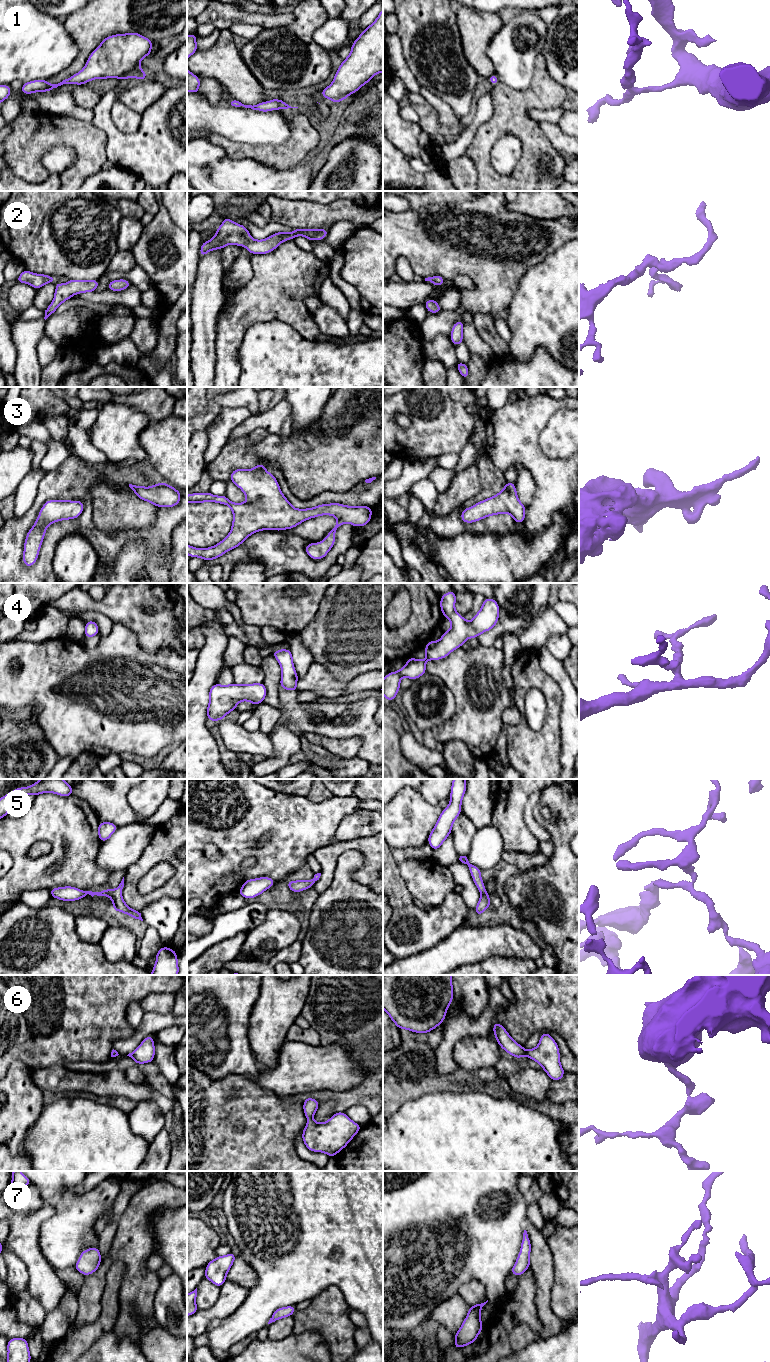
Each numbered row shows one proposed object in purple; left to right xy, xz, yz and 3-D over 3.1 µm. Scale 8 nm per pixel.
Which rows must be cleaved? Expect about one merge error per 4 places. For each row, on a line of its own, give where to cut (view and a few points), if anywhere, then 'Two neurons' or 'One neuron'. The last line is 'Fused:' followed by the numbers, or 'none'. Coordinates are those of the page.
1: No split. One neuron
2: No split. One neuron
3: No split. One neuron
4: No split. One neuron
5: No split. One neuron
6: No split. One neuron
7: No split. One neuron
Fused: none

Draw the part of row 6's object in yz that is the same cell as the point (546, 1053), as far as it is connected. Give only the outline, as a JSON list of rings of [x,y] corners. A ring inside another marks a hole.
[[[495,1022],[493,1032],[500,1047],[508,1054],[516,1059],[527,1056],[536,1061],[551,1080],[557,1081],[563,1078],[565,1071],[560,1064],[559,1048],[549,1033],[545,1032],[541,1035],[536,1048],[525,1050],[523,1046],[511,1038],[503,1025]]]

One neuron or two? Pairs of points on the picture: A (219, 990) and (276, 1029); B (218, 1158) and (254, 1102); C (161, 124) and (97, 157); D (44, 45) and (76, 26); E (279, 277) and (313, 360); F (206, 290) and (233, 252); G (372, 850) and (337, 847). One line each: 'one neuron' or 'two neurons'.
A: two neurons
B: one neuron
C: two neurons
D: two neurons
E: two neurons
F: two neurons
G: one neuron

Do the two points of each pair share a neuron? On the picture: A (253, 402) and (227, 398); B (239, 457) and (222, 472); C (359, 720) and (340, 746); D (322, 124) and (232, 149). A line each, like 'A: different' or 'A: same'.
A: same
B: same
C: different
D: different

